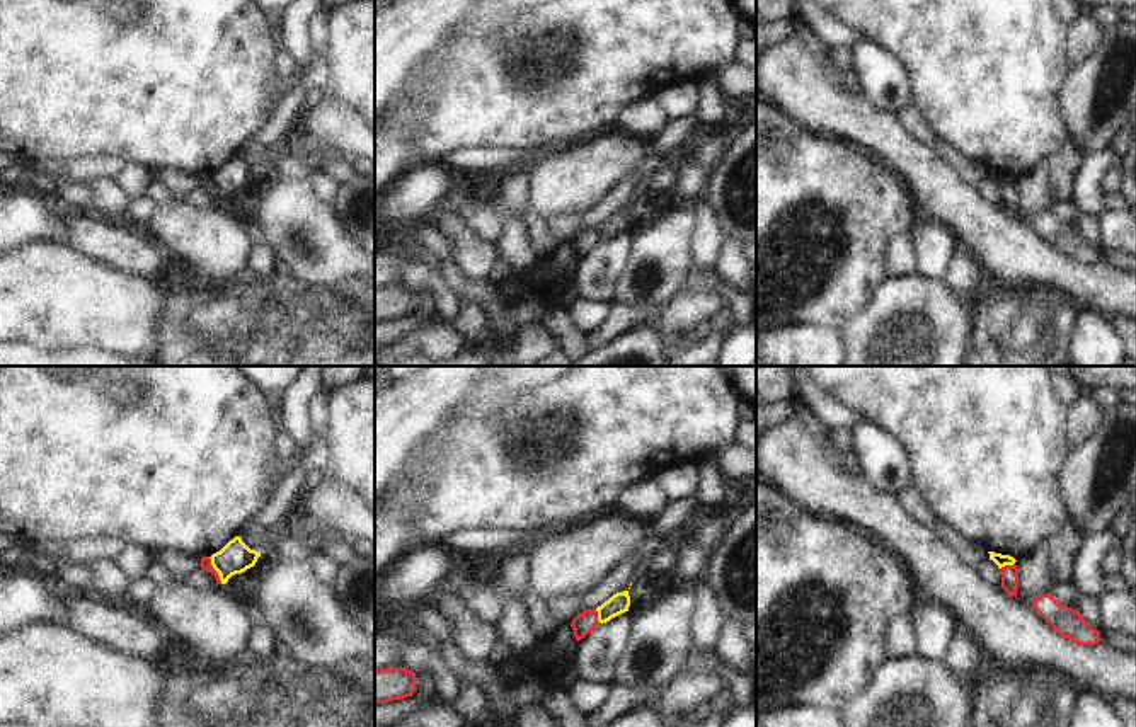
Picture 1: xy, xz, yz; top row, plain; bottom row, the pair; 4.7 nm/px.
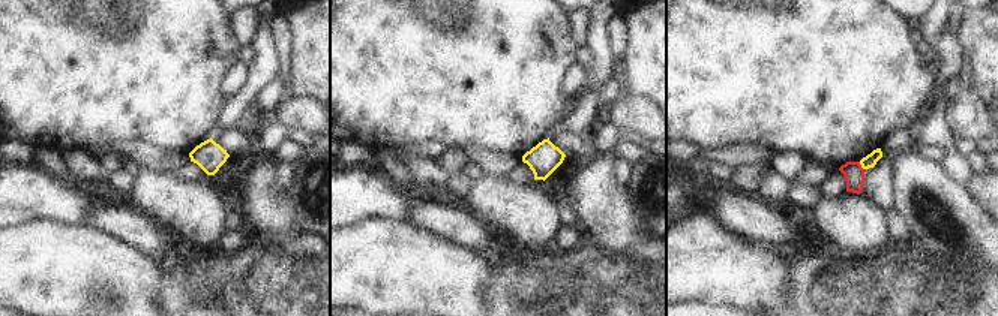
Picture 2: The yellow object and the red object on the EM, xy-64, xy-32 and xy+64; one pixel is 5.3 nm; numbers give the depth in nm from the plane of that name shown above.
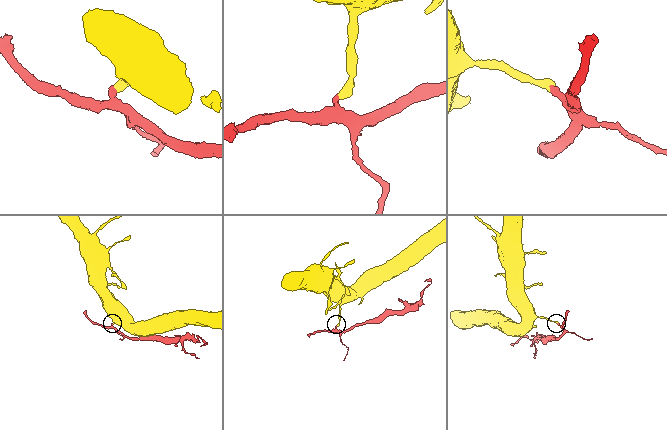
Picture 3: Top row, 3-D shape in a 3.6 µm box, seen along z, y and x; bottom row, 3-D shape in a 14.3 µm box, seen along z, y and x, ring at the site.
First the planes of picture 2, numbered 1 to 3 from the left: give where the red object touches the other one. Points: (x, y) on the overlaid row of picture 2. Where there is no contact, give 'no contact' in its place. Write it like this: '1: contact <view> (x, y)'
1: no contact
2: no contact
3: contact xy+64 (862, 166)

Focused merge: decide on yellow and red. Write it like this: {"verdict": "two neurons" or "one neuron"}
{"verdict": "two neurons"}

